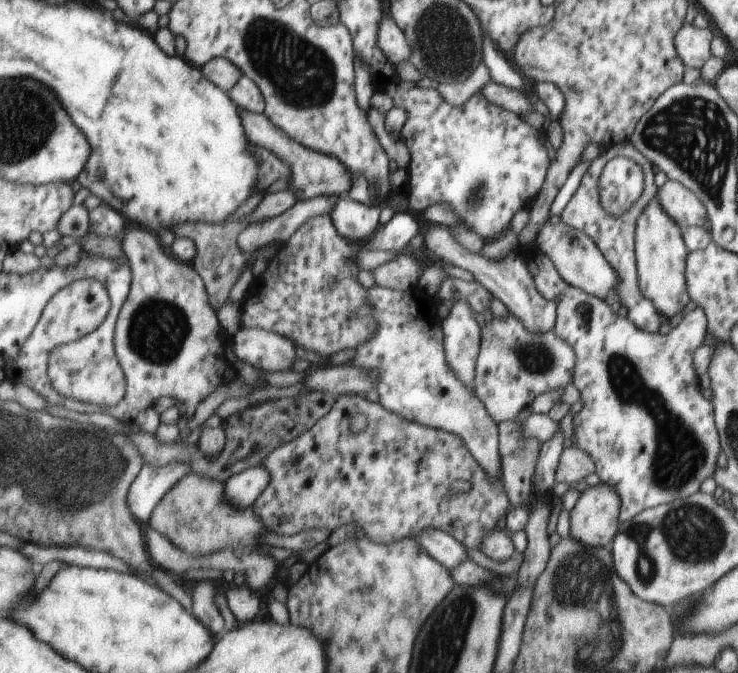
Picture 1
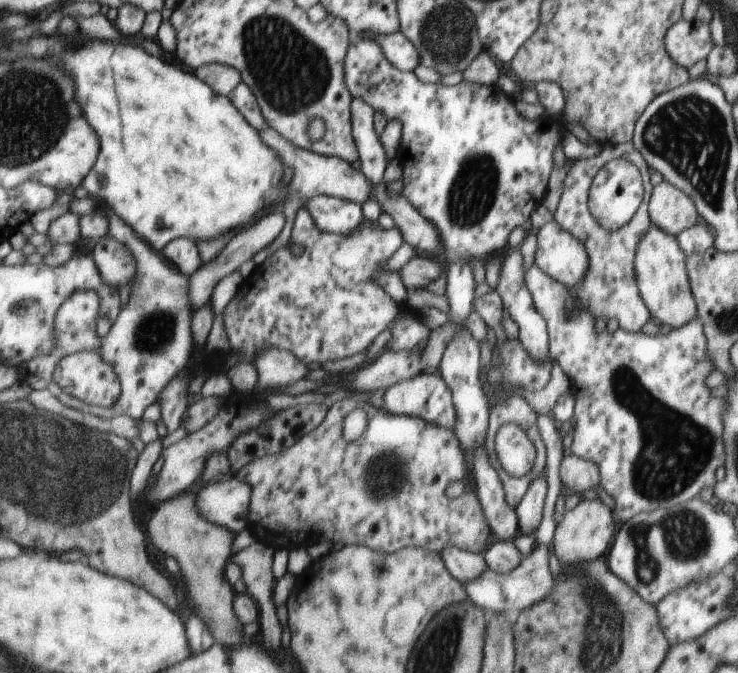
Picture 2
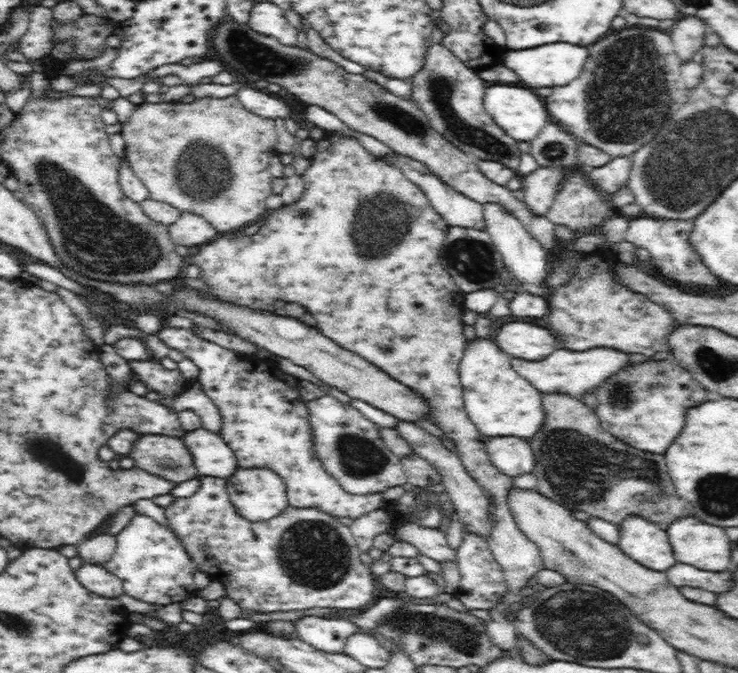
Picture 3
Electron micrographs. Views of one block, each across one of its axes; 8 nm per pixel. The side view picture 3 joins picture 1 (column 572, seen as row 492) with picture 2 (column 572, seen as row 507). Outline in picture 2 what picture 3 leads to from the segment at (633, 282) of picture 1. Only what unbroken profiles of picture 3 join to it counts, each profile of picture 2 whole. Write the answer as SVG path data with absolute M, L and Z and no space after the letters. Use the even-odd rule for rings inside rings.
M633 142L606 145L602 152L594 158L579 159L568 172L564 181L564 194L560 198L558 209L553 215L557 224L567 232L573 234L580 241L584 242L589 252L589 274L580 285L568 287L573 295L597 318L617 318L619 330L638 333L644 325L653 318L648 306L640 294L640 286L637 285L636 253L640 240L651 226L649 216L649 203L653 195L654 186L651 184L651 172L648 162L642 157L640 150L633 145ZM616 158L626 158L634 162L644 178L645 195L644 203L630 223L616 231L603 230L594 219L588 209L588 194L597 172L608 161Z

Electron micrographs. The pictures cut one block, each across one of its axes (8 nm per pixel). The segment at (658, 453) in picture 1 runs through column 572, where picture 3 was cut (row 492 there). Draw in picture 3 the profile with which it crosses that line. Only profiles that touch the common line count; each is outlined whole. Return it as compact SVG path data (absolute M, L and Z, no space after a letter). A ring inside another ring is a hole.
M163 325L158 330L157 336L168 348L179 350L184 358L192 360L198 366L199 377L195 384L204 390L204 394L210 398L220 411L222 417L220 434L224 442L232 449L239 468L264 469L274 472L284 483L286 501L289 507L296 509L316 508L338 519L348 517L352 520L379 509L389 509L394 514L392 506L389 508L391 504L385 503L384 493L369 495L368 497L354 497L352 494L346 493L328 475L313 448L313 434L312 429L309 428L307 402L298 395L299 380L286 374L282 366L275 365L268 360L259 359L254 355L236 355L235 351L206 341L186 328L165 327Z

